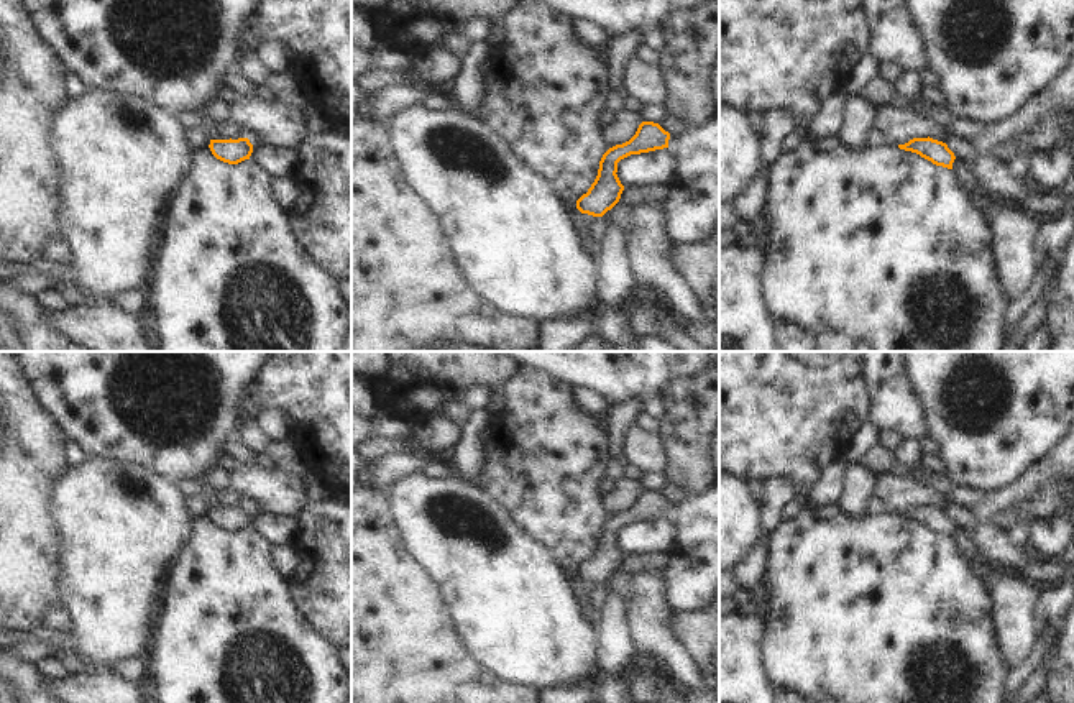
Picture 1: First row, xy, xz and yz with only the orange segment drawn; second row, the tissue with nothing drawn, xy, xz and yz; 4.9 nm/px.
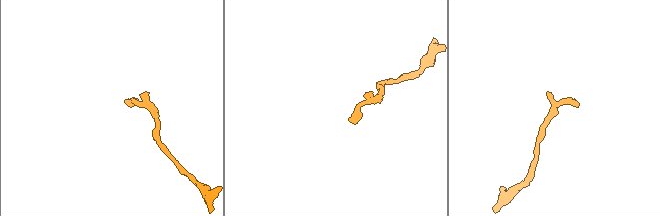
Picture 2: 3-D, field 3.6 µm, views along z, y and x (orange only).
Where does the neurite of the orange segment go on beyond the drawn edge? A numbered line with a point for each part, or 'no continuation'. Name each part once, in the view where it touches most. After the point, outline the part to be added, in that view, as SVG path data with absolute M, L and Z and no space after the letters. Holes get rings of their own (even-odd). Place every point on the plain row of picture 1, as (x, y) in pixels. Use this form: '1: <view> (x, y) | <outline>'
1: xz (582, 593) | M581 581L580 586L575 590L575 598L580 604L590 604L590 593L593 590L593 583Z

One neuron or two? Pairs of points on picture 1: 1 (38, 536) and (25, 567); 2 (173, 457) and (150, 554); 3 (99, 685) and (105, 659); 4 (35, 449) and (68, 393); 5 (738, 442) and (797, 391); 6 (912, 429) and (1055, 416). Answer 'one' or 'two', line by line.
1: one
2: two
3: two
4: two
5: one
6: two

